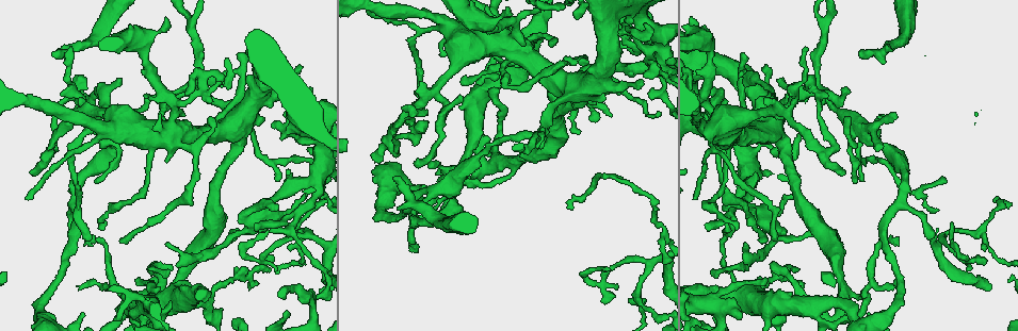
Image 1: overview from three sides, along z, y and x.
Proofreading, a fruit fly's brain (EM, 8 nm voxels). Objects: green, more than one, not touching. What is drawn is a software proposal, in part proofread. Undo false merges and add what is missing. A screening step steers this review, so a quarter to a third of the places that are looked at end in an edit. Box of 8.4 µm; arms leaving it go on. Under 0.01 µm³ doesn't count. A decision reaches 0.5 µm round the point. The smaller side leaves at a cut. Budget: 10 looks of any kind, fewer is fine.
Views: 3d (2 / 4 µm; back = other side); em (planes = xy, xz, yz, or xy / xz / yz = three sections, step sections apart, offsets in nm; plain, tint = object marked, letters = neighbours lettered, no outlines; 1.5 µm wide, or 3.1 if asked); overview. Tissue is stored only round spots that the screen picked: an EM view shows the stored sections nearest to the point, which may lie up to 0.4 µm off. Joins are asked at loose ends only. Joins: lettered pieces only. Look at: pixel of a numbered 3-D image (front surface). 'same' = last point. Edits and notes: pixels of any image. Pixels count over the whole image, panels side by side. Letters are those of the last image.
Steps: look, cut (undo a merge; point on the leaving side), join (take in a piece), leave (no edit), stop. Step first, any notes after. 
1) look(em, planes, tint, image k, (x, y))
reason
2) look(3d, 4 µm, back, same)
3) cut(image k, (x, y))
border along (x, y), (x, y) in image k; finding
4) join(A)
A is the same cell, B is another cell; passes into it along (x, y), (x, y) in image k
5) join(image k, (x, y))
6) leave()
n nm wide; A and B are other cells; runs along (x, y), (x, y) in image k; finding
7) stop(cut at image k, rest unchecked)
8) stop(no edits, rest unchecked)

look(3d, 2 µm, image 1, (743, 53))
tapers out

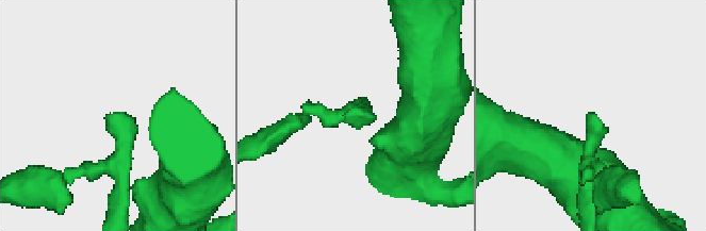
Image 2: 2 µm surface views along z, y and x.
look(em, xz, step 4, plain, image 2, (123, 112))
shape alone is not enough

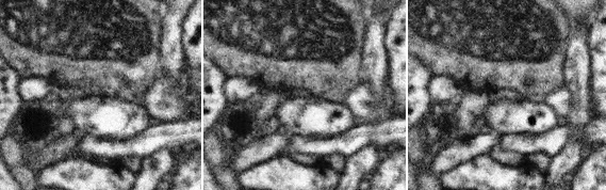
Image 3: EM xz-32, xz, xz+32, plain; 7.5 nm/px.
look(em, xz, step 4, letters, same)
see the neighbours

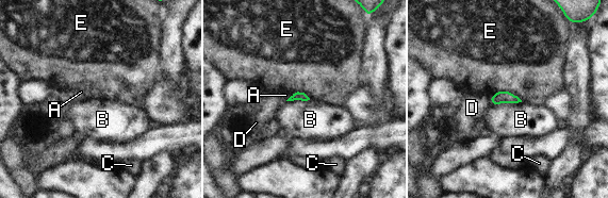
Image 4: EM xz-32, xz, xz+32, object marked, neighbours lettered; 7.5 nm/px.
leave()
A, B, C, D and E are other cells; border along (293, 92), (285, 100) in image 4; none of them fits

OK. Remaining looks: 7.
look(3d, 4 µm, image 1, (845, 173))
an open end

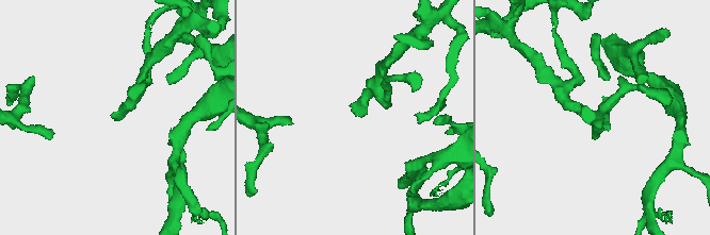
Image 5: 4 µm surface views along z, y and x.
look(em, planes, plain, image 5, (124, 116))
shape alone is not enough

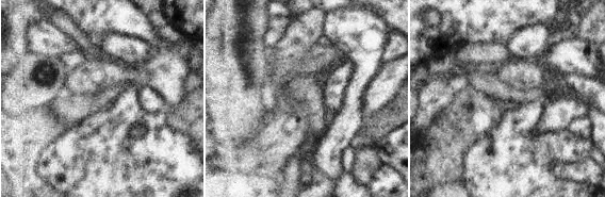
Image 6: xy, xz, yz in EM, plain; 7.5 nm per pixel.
look(em, planes, letters, same)
what lies round it

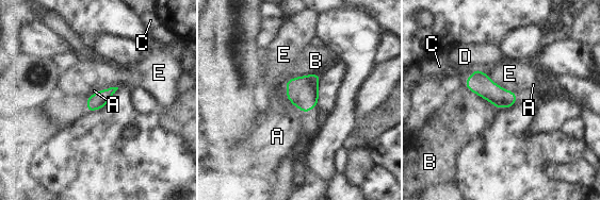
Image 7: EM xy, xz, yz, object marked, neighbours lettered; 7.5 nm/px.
leave()
A, B, C, D and E are other cells; none of them fits

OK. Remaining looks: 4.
look(em, xy, step 8, tint, image 1, (571, 210))
thin end

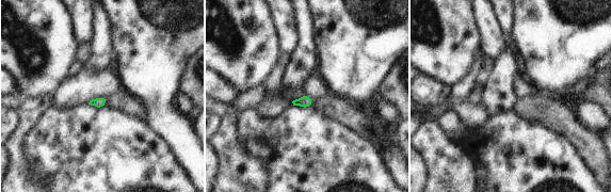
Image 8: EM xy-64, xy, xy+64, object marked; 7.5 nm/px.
look(em, planes, letters, same)

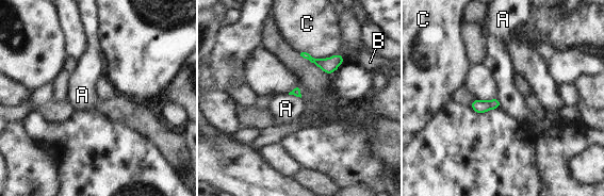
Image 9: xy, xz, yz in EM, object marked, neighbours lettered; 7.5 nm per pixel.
leave()
A, B and C are other cells; border along (288, 94), (293, 94), (300, 98) in image 9; no lettered piece goes on from it

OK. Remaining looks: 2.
look(em, planes, letters, image 1, (600, 282))
sharp bend

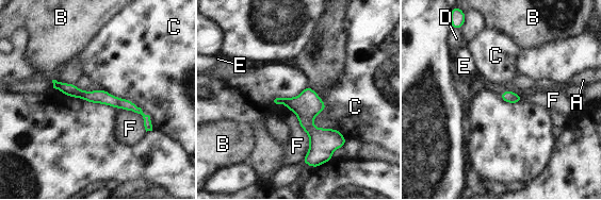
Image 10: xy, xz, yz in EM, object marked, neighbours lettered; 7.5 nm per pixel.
leave()
100 nm wide; A, B, C, D, E and F are other cells; runs along (55, 84), (130, 105), (146, 118), (149, 128) in image 10; all the same cell

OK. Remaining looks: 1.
stop(no edits, rest unchecked)

